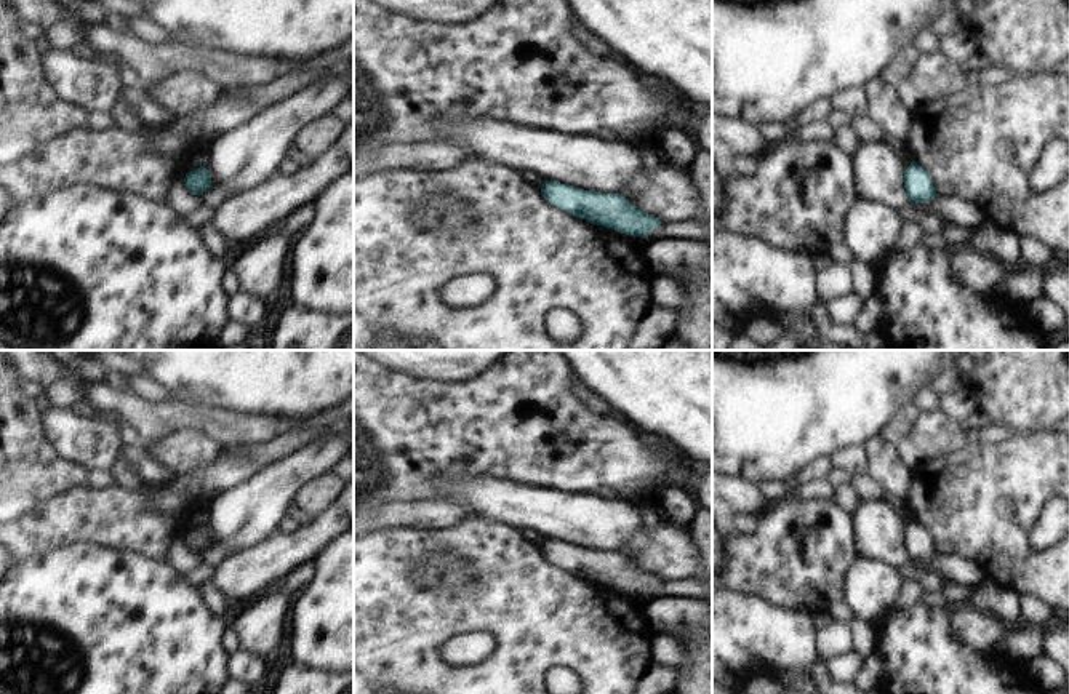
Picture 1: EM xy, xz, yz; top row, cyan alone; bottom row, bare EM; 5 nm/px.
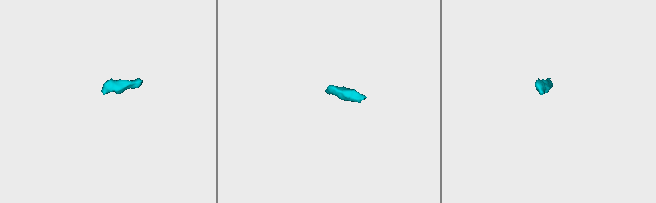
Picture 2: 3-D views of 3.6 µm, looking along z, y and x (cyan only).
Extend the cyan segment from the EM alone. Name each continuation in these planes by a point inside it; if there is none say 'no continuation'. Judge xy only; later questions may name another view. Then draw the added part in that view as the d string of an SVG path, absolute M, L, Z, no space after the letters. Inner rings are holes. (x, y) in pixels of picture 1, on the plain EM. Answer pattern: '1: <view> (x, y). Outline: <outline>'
no continuation.

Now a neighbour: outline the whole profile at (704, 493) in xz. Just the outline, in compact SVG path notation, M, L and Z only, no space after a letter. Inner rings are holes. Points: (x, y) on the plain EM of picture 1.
M712 465L699 469L699 489L696 493L696 505L712 512Z

